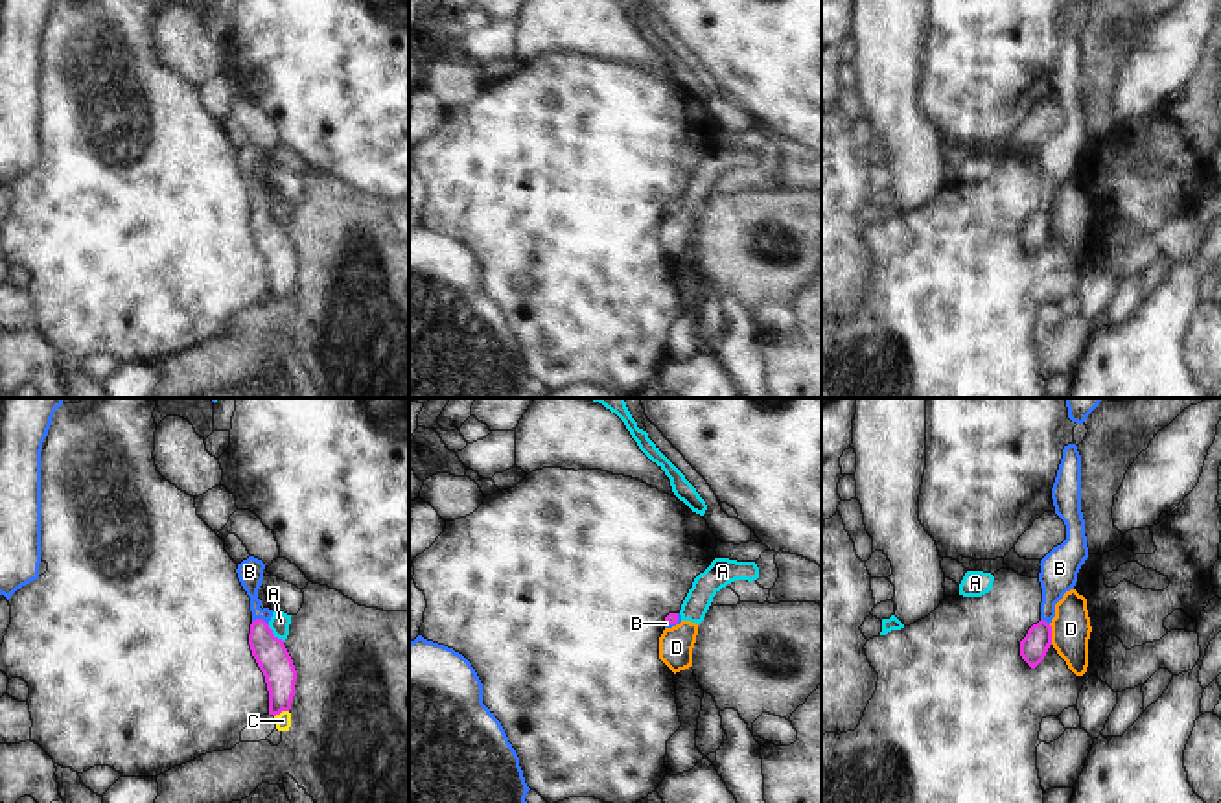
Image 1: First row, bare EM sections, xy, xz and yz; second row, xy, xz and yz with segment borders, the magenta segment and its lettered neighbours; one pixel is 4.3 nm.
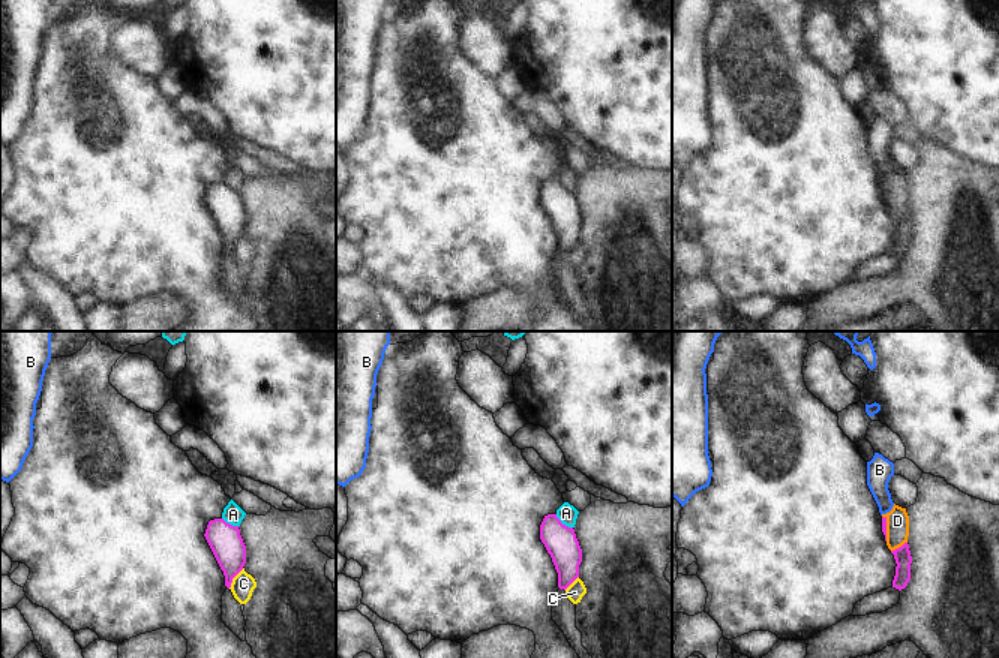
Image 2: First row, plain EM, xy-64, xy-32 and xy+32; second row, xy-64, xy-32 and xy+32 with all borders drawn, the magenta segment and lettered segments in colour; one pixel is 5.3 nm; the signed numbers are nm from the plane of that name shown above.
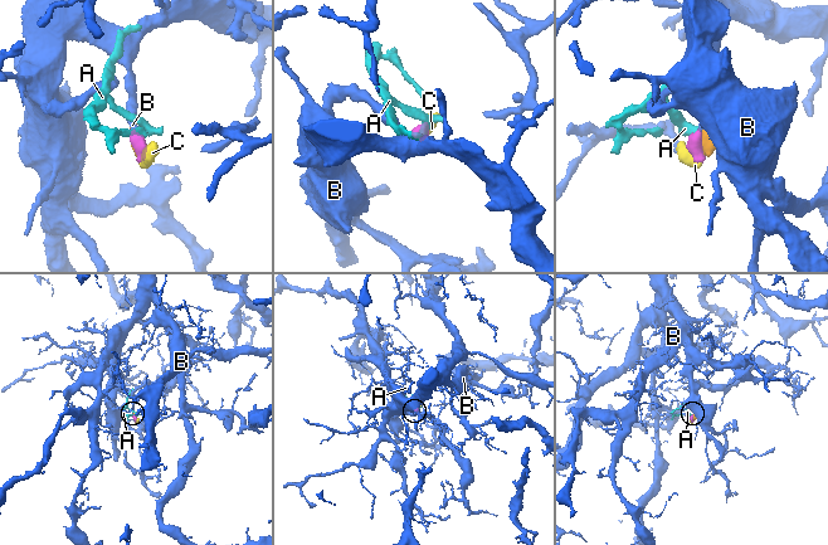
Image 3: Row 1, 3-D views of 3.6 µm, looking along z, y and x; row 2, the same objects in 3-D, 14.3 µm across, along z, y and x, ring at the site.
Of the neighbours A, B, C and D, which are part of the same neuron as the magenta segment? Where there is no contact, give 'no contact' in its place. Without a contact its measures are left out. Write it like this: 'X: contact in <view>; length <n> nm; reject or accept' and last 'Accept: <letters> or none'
A: contact in xy; length 100 nm; reject
B: contact in xy; length 80 nm; accept
C: contact in xy; length 70 nm; reject
D: contact in yz; length 90 nm; reject
Accept: B

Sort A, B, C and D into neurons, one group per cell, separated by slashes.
A D / B / C

